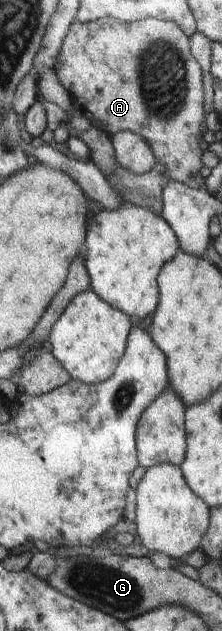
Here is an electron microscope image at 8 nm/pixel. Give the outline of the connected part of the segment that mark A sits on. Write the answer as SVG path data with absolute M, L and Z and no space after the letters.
M104 16L89 22L75 19L69 27L55 68L61 86L71 95L82 114L107 136L128 130L142 136L151 147L156 161L166 166L170 180L191 188L205 187L200 174L203 164L198 145L199 129L205 117L202 70L191 55L190 39L177 24L146 18L132 23Z

